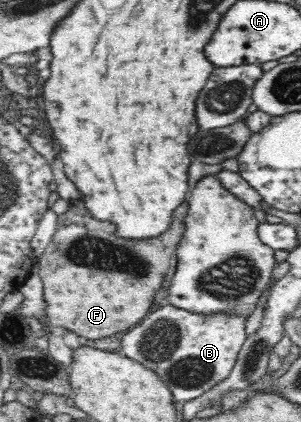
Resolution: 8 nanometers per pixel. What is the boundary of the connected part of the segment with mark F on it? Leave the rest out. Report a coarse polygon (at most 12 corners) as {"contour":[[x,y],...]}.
{"contour":[[83,199],[36,265],[48,321],[97,340],[151,308],[161,235],[123,240]]}

